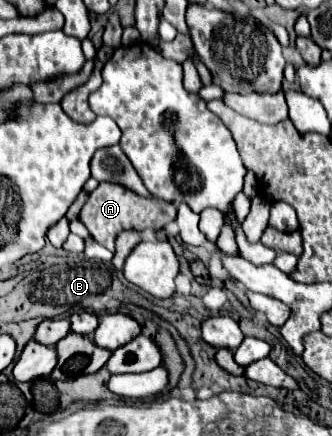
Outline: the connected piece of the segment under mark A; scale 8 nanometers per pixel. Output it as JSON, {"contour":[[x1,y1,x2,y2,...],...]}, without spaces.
{"contour":[[100,182,80,212,80,220,86,224,90,234,108,250,114,250,114,240,122,230,146,230,146,228,160,230,174,218,176,218,174,202,164,202,156,196,148,198,138,196,136,192,114,182]]}

